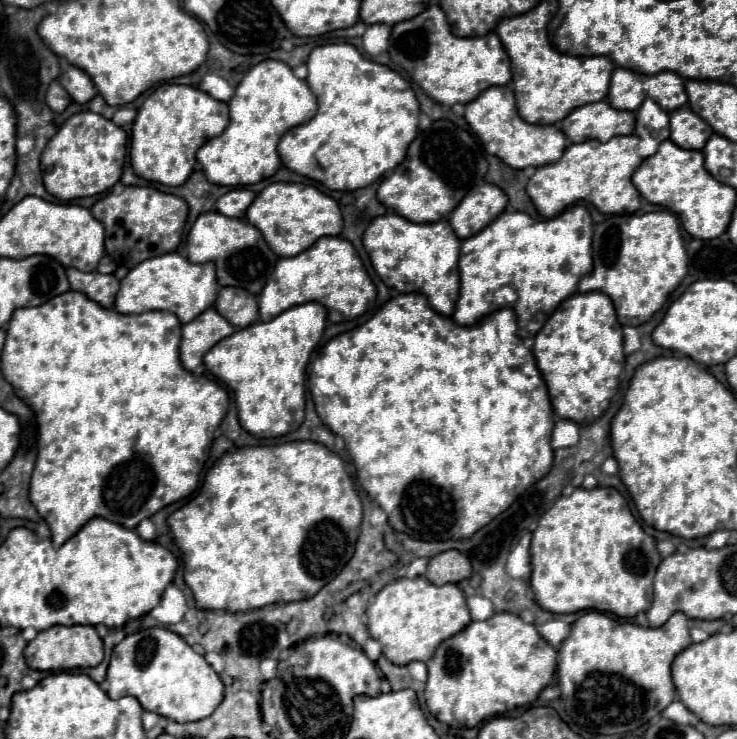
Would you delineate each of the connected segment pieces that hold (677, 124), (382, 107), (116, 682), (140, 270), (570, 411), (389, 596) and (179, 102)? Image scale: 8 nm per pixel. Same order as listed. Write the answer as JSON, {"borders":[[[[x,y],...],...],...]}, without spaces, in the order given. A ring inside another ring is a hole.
{"borders":[[[[688,106],[678,108],[678,112],[670,114],[670,140],[680,148],[702,150],[706,140],[714,134],[710,124],[706,124],[698,114],[694,114]]],[[[346,42],[314,48],[306,66],[306,82],[318,98],[318,112],[312,120],[282,136],[278,144],[282,162],[290,170],[322,182],[330,190],[358,190],[378,180],[384,172],[394,170],[404,160],[410,140],[418,134],[420,108],[410,84],[388,66],[364,58],[352,44]]],[[[162,626],[134,632],[116,644],[100,687],[112,700],[130,694],[140,700],[144,710],[178,722],[210,716],[224,696],[224,684],[204,656],[188,646],[178,634]]],[[[178,252],[162,254],[140,262],[132,268],[120,282],[120,292],[116,296],[116,310],[122,314],[140,314],[150,310],[168,310],[178,316],[180,322],[190,322],[194,316],[210,308],[218,296],[218,282],[214,264],[194,264],[180,256]]],[[[578,292],[566,298],[534,340],[536,366],[548,386],[556,416],[578,424],[598,420],[618,392],[618,376],[624,368],[622,326],[610,296],[604,292]]],[[[424,576],[402,578],[386,584],[366,610],[368,630],[372,638],[382,644],[384,656],[404,666],[412,660],[430,660],[442,640],[458,634],[466,624],[470,624],[470,612],[466,606],[464,592],[456,584],[434,586]]],[[[162,84],[158,86],[138,110],[132,126],[130,160],[138,176],[166,184],[180,186],[188,180],[196,164],[196,150],[214,136],[220,136],[228,124],[228,104],[212,98],[210,94],[184,86],[184,84]]]]}

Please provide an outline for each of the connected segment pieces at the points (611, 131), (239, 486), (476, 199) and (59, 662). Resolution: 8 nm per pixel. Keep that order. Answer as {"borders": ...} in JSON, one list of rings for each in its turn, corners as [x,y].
{"borders":[[[[606,100],[584,104],[560,122],[560,130],[570,142],[582,140],[610,140],[620,134],[632,134],[636,126],[634,112],[616,110]]],[[[296,440],[272,446],[242,446],[232,452],[226,452],[208,470],[200,492],[192,500],[188,500],[182,508],[178,508],[168,516],[174,540],[184,554],[184,580],[194,594],[196,606],[202,610],[226,610],[226,612],[248,612],[276,602],[296,602],[314,596],[324,584],[328,584],[334,576],[338,576],[340,570],[346,566],[346,562],[352,558],[360,522],[362,522],[362,502],[354,490],[350,474],[344,470],[342,458],[332,450],[328,450],[324,444],[312,440]]],[[[496,184],[474,186],[450,214],[450,224],[458,238],[470,238],[490,224],[508,204],[506,194]]],[[[52,626],[38,632],[38,636],[24,648],[24,660],[32,670],[70,670],[98,666],[104,658],[102,640],[94,626]]]]}

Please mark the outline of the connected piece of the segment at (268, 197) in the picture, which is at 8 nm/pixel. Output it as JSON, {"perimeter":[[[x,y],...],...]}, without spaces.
{"perimeter":[[[274,182],[266,186],[248,208],[246,218],[262,232],[278,256],[296,256],[298,252],[310,248],[314,240],[322,236],[338,236],[342,232],[342,214],[336,200],[308,184]]]}

